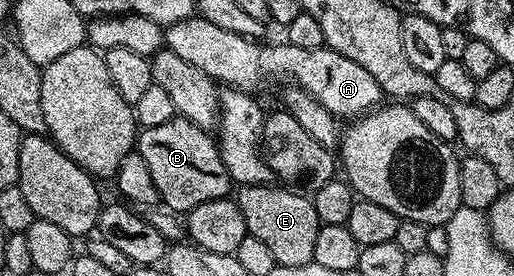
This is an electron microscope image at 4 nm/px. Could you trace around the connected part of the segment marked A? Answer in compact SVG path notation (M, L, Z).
M200 16L186 18L177 24L166 27L166 49L177 52L181 60L194 64L205 72L217 84L227 88L255 92L258 86L266 84L270 78L292 78L294 85L311 94L336 119L355 120L376 109L384 101L385 95L377 80L361 68L361 64L353 64L349 56L341 56L341 52L320 48L306 50L288 44L282 46L261 46L237 32L217 28Z

